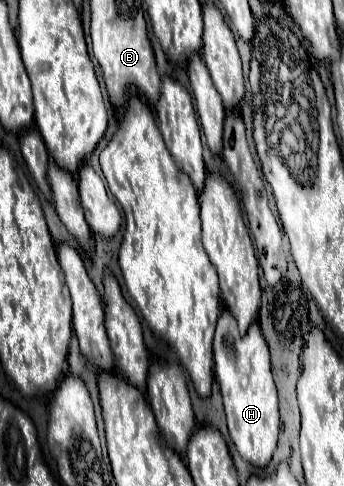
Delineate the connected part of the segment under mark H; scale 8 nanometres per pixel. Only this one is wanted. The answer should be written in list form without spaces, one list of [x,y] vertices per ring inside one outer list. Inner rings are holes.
[[[222,307],[214,337],[214,375],[222,391],[228,431],[238,453],[254,467],[266,467],[276,451],[280,433],[278,391],[272,377],[272,361],[264,333],[254,321],[246,335],[240,335],[234,315]],[[224,339],[232,339],[232,351],[224,347]]]

